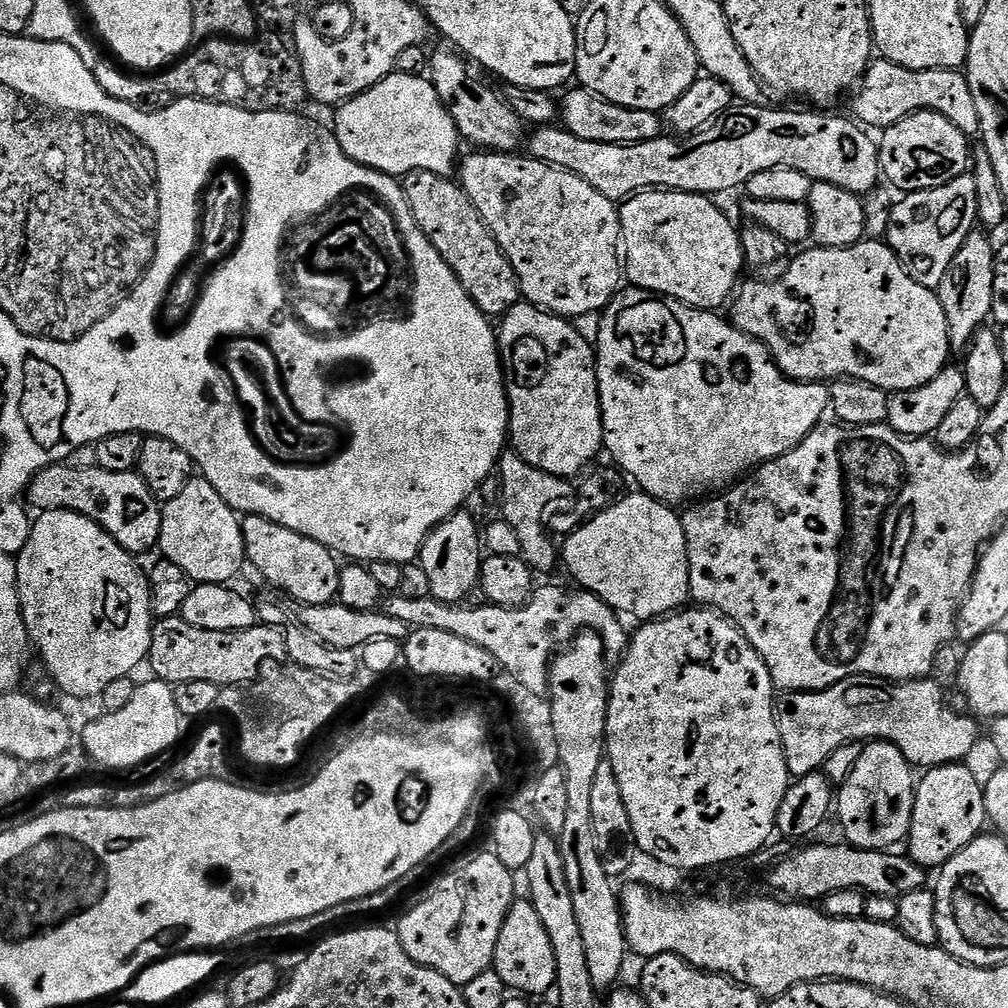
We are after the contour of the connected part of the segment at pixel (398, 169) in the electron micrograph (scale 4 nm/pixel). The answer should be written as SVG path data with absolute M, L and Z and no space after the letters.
M394 71L370 90L339 105L335 112L336 141L362 166L397 178L410 172L451 177L457 171L462 137L442 98L438 98L438 90L423 75Z

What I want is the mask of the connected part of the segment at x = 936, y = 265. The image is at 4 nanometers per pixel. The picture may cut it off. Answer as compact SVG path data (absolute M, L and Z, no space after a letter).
M970 174L954 178L954 182L946 182L946 186L907 193L904 200L893 206L886 243L903 262L904 269L912 275L914 282L933 290L939 289L950 262L954 262L954 254L958 254L962 242L966 242L966 238L977 227L977 210L978 194L974 190L974 177Z

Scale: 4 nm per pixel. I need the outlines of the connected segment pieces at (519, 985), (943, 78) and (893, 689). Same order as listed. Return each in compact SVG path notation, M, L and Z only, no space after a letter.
M520 898L510 906L506 922L502 922L502 930L498 934L492 968L513 993L532 997L540 996L543 992L551 993L555 989L554 946L550 946L546 926L542 926L542 918L538 918L538 910L534 910L531 900Z
M876 58L869 64L855 92L856 97L852 100L855 119L869 129L889 128L915 112L937 112L942 114L942 118L954 122L954 126L958 126L958 130L962 130L966 137L975 137L980 130L978 110L970 94L968 77L963 71L954 68L910 70L906 66Z
M851 676L832 688L823 688L820 692L794 692L785 695L778 708L778 719L789 773L799 778L823 769L826 758L830 758L830 754L834 754L838 746L849 743L853 738L894 738L908 763L920 770L964 762L976 740L982 736L979 728L981 725L971 715L963 711L955 712L944 701L944 692L934 681L935 679L925 678L900 683L880 680L877 676Z

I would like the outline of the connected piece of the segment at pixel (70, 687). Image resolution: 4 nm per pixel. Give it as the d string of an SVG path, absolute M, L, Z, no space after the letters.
M54 510L53 512L40 512L32 521L32 533L26 542L26 546L20 551L16 561L16 589L20 595L20 609L24 625L28 631L29 641L40 651L40 656L44 659L44 664L48 667L48 672L52 675L52 680L68 696L73 696L76 700L88 700L99 698L102 690L110 686L110 682L123 676L132 676L135 668L142 665L148 658L148 647L152 641L152 625L154 617L152 614L152 603L150 602L150 590L148 589L148 578L145 569L136 565L137 557L131 552L127 552L122 545L113 538L102 526L98 526L90 518L70 510Z

